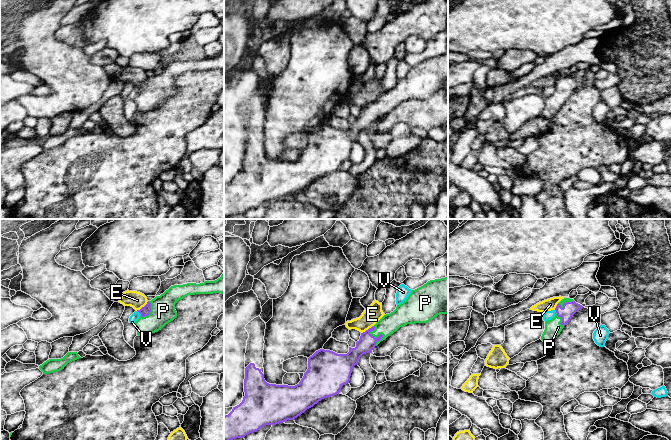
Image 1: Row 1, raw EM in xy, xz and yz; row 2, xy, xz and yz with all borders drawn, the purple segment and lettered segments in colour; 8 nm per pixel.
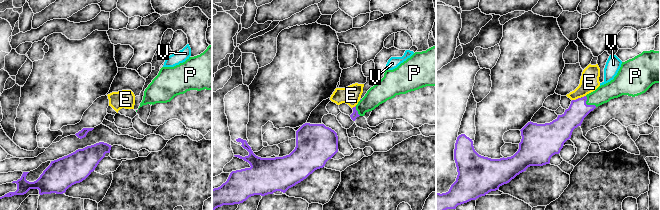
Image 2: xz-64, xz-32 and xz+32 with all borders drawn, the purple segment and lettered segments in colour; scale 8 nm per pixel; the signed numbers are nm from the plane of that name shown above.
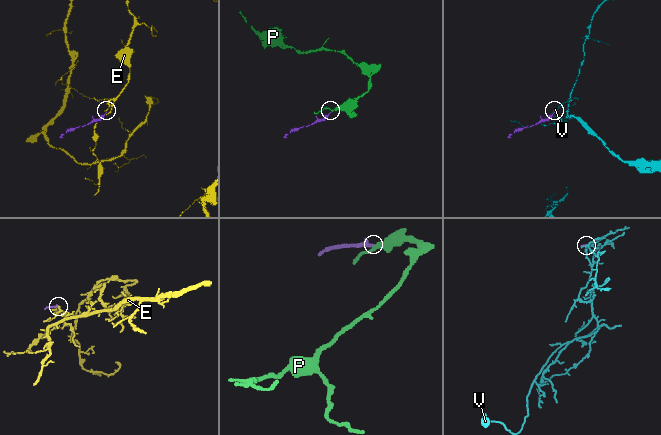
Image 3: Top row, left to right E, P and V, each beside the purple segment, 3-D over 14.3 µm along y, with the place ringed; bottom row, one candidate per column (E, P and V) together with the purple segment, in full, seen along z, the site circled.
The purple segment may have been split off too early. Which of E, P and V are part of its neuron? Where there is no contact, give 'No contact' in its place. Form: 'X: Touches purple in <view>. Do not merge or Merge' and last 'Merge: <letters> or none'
E: Touches purple in xy. Do not merge
P: Touches purple in xz. Merge
V: Touches purple in xy. Do not merge
Merge: P

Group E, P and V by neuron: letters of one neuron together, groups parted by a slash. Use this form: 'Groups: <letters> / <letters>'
Groups: E / P / V

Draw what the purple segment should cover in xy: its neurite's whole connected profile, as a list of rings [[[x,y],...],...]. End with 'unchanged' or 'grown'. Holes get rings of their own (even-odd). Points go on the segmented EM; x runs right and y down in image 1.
[[[224,272],[215,281],[205,281],[204,283],[187,283],[183,285],[171,286],[160,296],[156,296],[151,301],[137,310],[141,316],[134,323],[137,335],[148,336],[158,332],[166,324],[177,317],[175,304],[188,295],[195,294],[224,294]]] | grown

